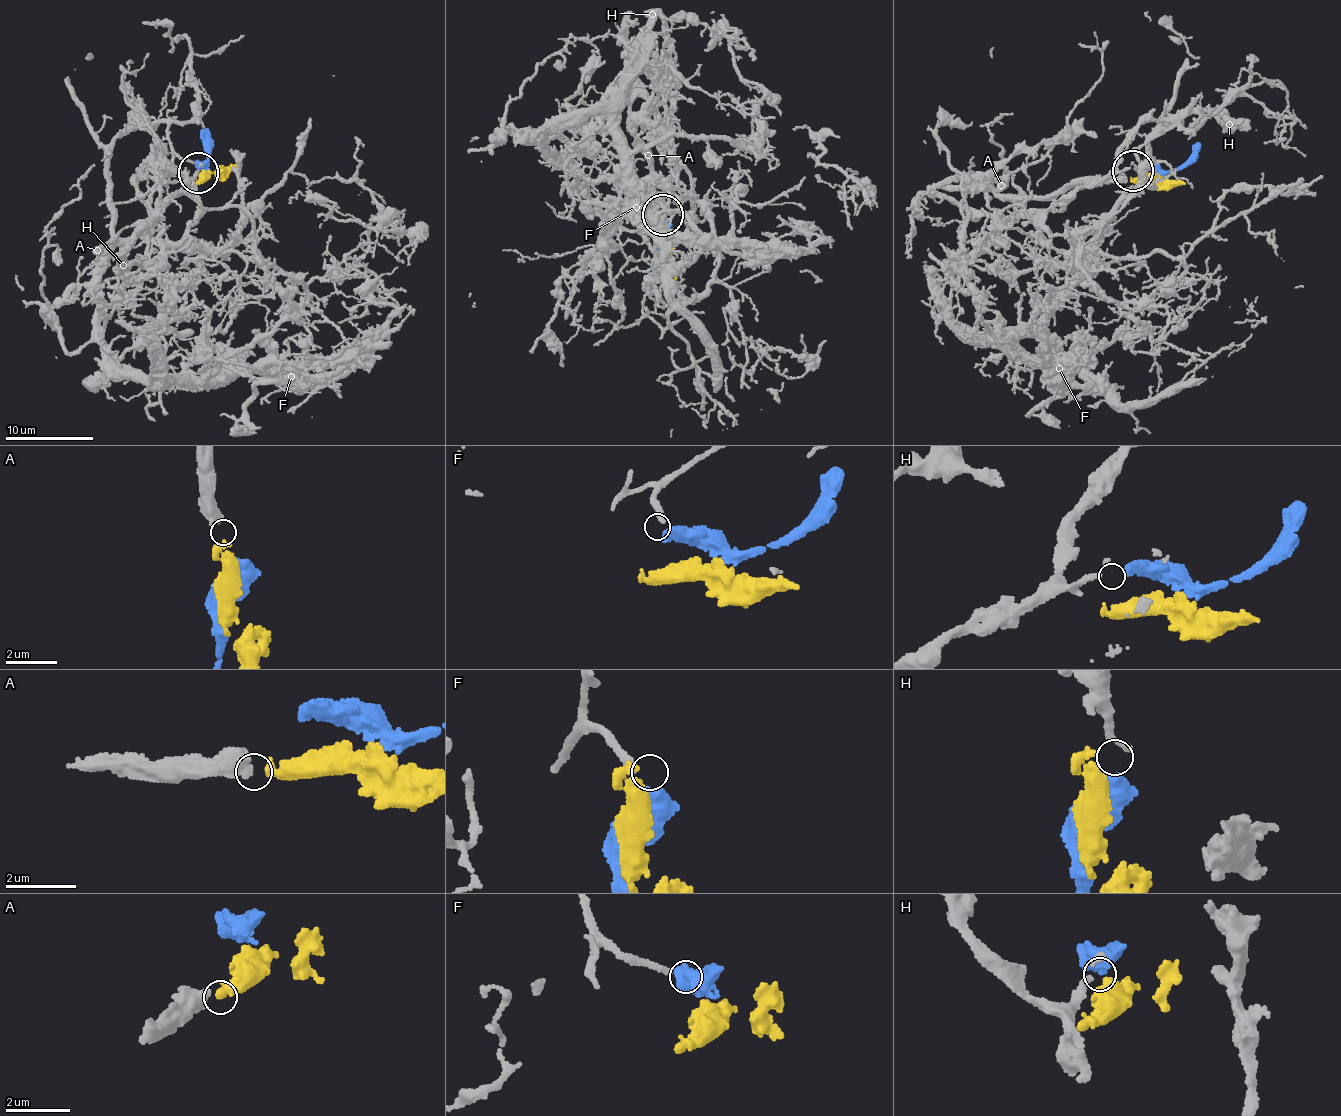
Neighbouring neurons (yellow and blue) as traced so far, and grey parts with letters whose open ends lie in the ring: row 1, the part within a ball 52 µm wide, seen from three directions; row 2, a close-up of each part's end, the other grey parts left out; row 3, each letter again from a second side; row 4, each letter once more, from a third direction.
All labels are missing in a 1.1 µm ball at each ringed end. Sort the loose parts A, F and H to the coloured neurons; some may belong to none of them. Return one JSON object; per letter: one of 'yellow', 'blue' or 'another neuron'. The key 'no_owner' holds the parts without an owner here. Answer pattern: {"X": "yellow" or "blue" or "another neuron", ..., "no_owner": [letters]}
{"A": "yellow", "F": "another neuron", "H": "blue", "no_owner": ["F"]}

